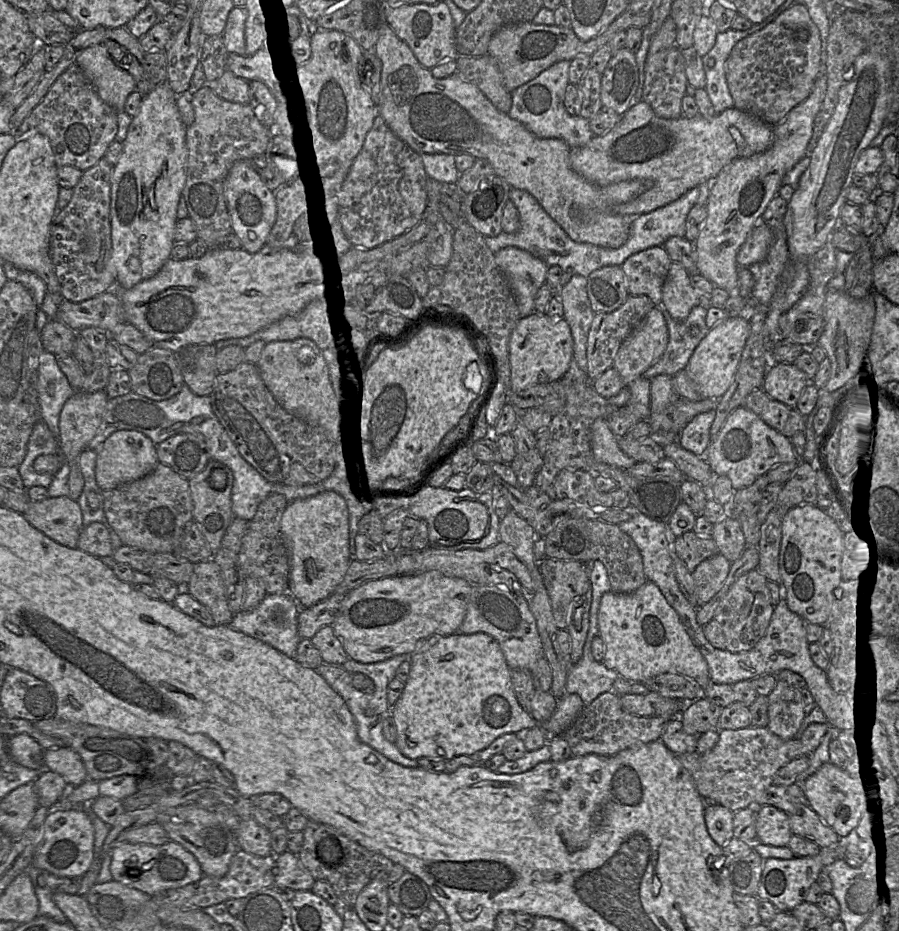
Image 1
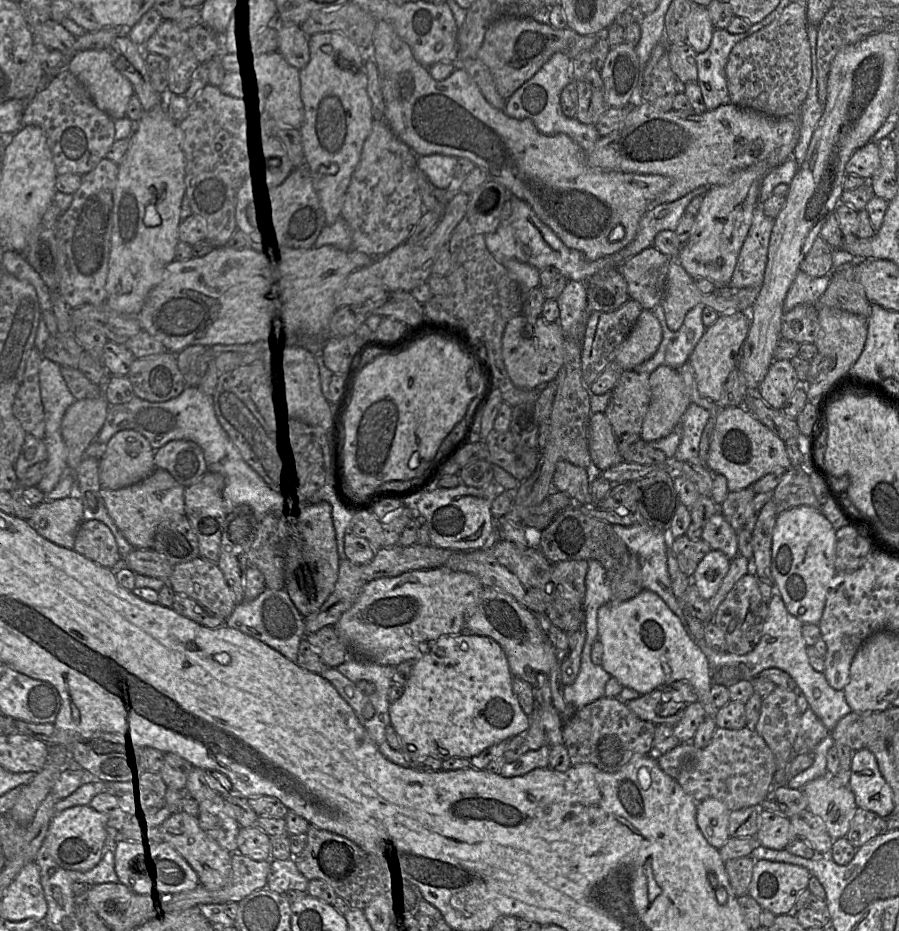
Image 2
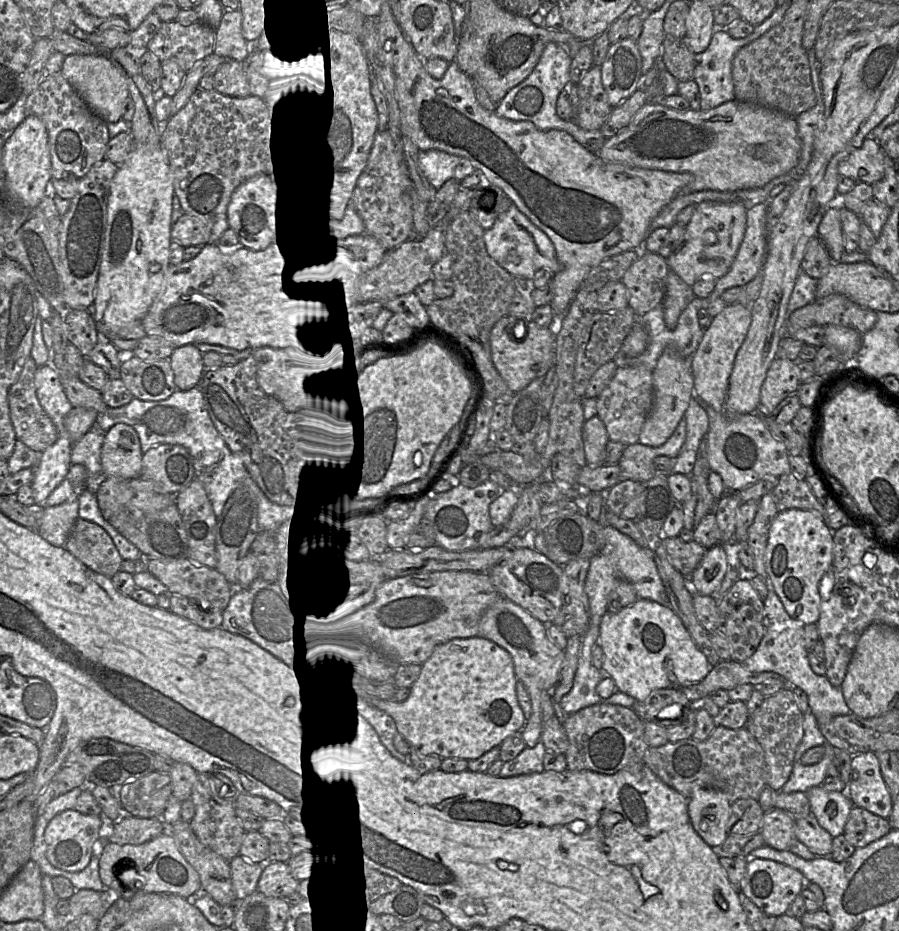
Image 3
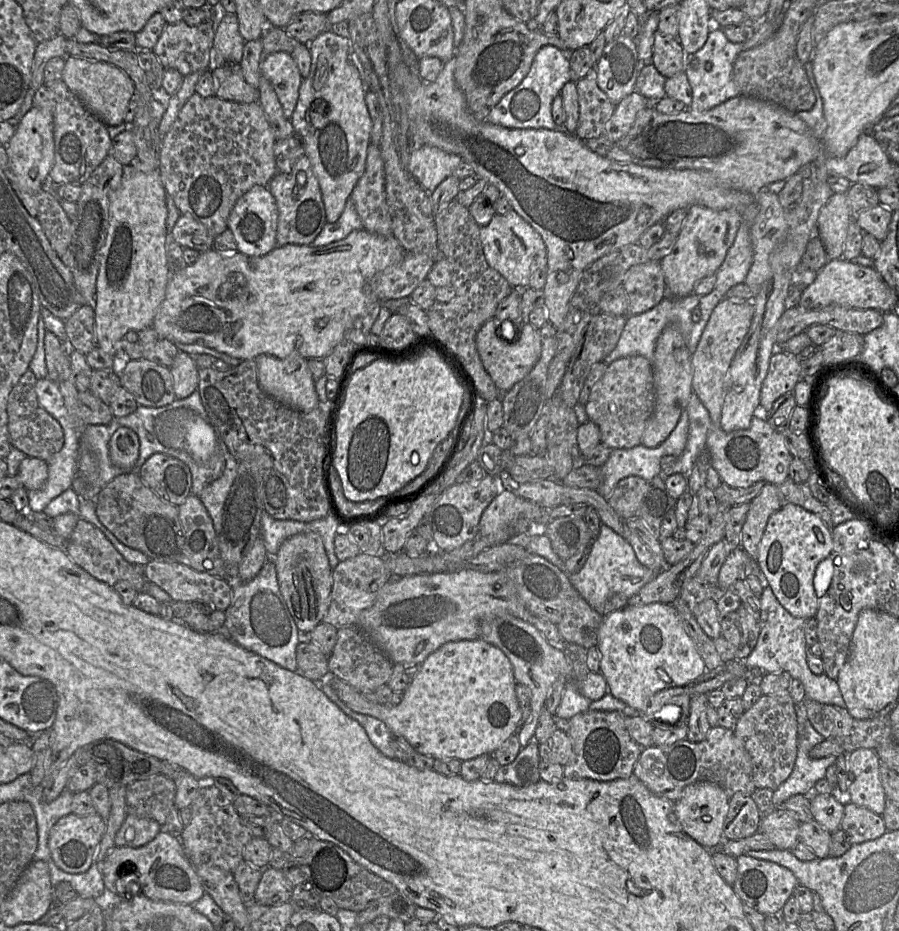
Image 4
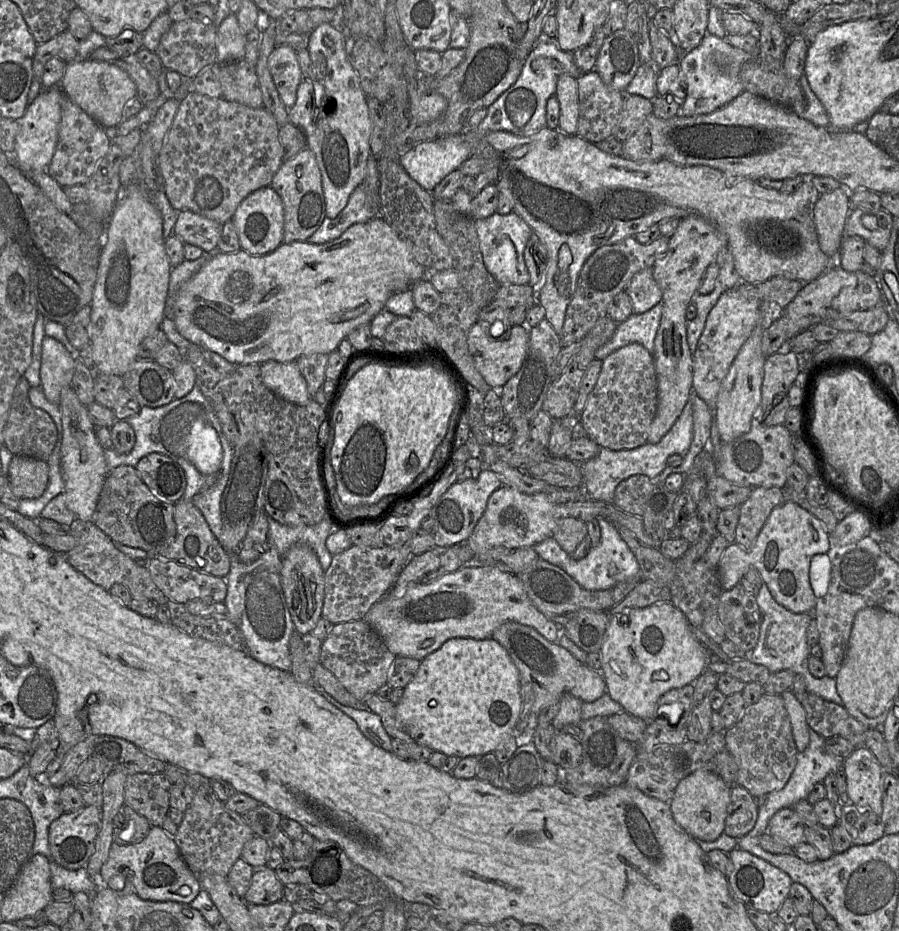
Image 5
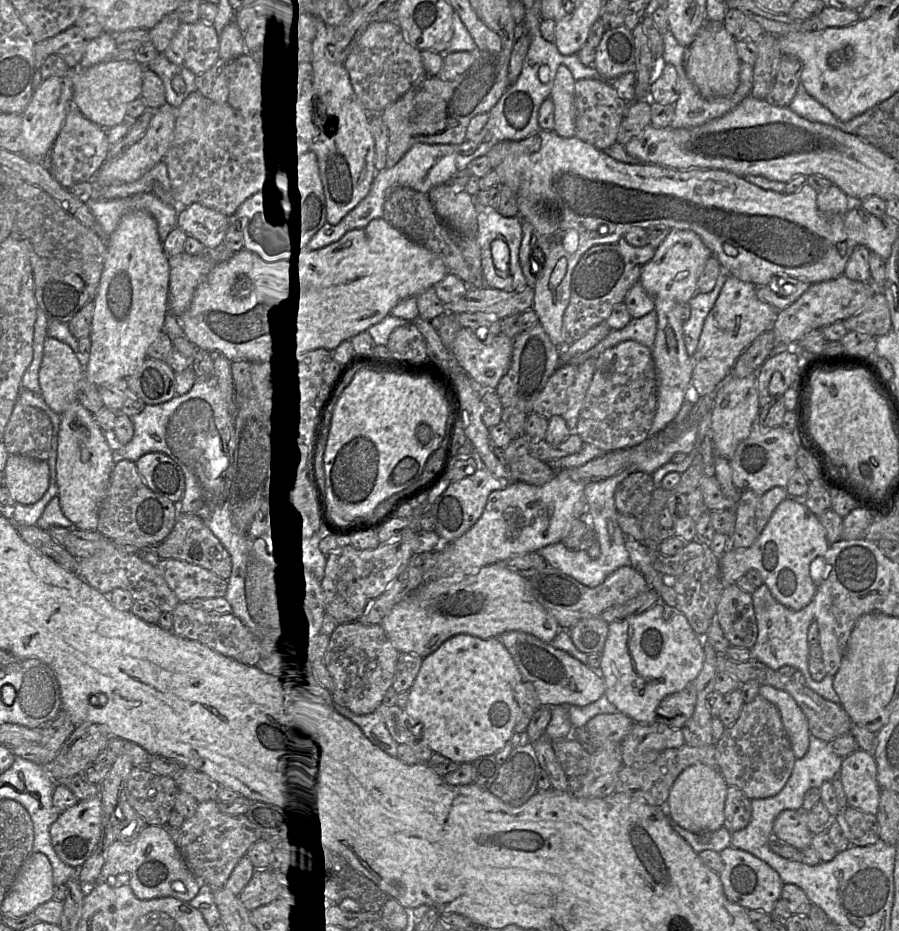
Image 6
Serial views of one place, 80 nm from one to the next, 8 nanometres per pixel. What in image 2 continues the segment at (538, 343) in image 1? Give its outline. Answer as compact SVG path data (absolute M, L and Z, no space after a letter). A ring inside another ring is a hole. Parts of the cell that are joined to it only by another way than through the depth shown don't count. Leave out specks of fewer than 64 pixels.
M516 315L507 323L502 338L502 354L508 376L513 385L521 389L542 390L554 381L564 361L565 334L559 322L546 322L543 318Z

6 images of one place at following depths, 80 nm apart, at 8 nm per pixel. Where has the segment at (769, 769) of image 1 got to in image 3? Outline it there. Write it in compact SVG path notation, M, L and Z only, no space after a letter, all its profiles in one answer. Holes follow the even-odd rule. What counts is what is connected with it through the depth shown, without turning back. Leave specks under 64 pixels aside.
M717 725L704 741L692 738L649 747L642 762L665 784L687 799L699 789L713 789L723 793L731 802L760 797L766 785L766 764L763 748L744 727L730 729Z

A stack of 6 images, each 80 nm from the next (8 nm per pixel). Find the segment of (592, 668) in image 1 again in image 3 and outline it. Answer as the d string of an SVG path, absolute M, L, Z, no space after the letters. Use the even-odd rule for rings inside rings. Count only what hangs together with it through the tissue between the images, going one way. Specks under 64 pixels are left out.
M584 635L573 685L570 691L565 694L559 702L560 706L567 714L573 714L585 707L603 701L597 694L596 687L605 674L602 669L594 667L591 662L593 645L594 641L588 641L588 635Z

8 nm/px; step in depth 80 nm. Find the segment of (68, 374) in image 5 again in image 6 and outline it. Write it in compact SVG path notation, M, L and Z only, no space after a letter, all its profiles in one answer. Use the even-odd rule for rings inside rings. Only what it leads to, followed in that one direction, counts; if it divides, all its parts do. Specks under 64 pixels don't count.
M47 337L43 345L43 357L39 369L41 395L54 412L62 414L73 402L78 401L78 383L84 376L84 367L80 364L73 350L65 343Z

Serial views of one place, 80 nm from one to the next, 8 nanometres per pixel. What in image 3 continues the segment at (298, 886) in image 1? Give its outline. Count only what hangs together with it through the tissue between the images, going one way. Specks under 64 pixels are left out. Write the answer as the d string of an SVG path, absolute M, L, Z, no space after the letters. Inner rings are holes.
M267 862L257 885L257 891L267 897L289 898L296 894L298 881L287 862Z

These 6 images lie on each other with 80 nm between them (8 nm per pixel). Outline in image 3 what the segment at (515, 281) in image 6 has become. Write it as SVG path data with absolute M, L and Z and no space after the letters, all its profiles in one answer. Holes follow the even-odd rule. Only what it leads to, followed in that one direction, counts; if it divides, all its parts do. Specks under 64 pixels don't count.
M511 206L507 212L499 214L494 225L485 230L484 241L488 254L517 279L532 280L540 269L553 273L561 269L550 238L516 206Z

